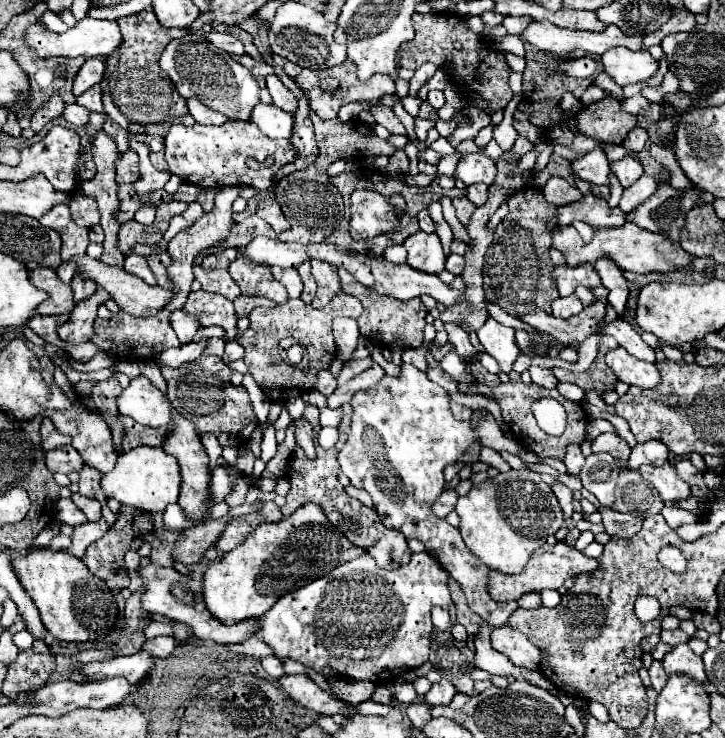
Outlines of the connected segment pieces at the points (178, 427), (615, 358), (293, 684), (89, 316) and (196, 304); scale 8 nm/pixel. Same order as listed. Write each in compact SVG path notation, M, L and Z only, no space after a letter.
M172 410L172 430L168 432L168 436L164 438L164 452L172 454L178 460L180 466L180 498L178 504L182 506L182 510L186 512L188 518L192 520L200 520L208 514L210 506L208 506L208 476L210 476L210 468L208 468L208 456L204 452L204 446L200 444L200 436L196 432L196 428L186 420L180 418L180 414L176 414L176 410Z
M614 348L606 354L608 368L616 374L618 380L638 386L638 388L656 388L660 384L660 370L654 362L644 362L628 354L624 348Z
M292 674L292 676L282 676L280 678L280 684L282 688L286 690L286 694L298 704L298 706L304 706L308 710L314 710L314 712L320 712L320 714L346 714L346 716L352 716L354 712L346 708L344 702L340 700L334 700L330 698L324 690L320 690L308 676L304 674Z
M98 286L96 294L90 296L88 300L82 300L74 306L70 320L58 328L58 336L68 342L68 344L84 344L92 338L94 334L94 320L96 320L96 308L108 300L110 296L106 294L104 288Z
M192 292L182 308L184 312L192 312L198 316L202 326L222 326L226 330L224 340L232 340L236 336L236 312L232 300L214 292Z

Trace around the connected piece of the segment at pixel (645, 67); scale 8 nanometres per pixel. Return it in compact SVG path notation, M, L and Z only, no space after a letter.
M612 48L602 54L602 64L604 72L618 84L626 86L638 80L648 80L656 70L658 62L650 56L646 50L628 50L628 48Z

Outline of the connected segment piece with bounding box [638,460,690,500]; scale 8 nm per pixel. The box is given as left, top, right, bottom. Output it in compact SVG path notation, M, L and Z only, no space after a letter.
M674 460L664 462L664 466L640 466L640 476L650 482L662 500L676 500L676 498L688 498L690 496L690 486L684 482L674 468Z

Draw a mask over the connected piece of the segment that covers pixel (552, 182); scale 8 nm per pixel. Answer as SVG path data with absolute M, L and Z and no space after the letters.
M550 178L542 188L542 194L554 206L566 206L584 198L584 194L578 188L570 186L564 178Z

